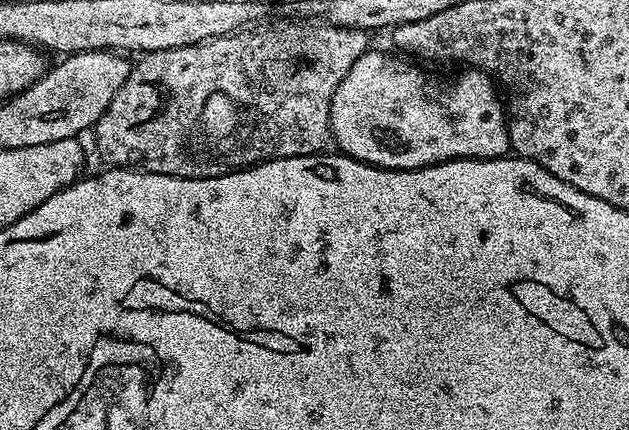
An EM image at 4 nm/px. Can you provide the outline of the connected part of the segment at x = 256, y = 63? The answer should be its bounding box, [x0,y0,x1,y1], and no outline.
[94,18,369,178]

